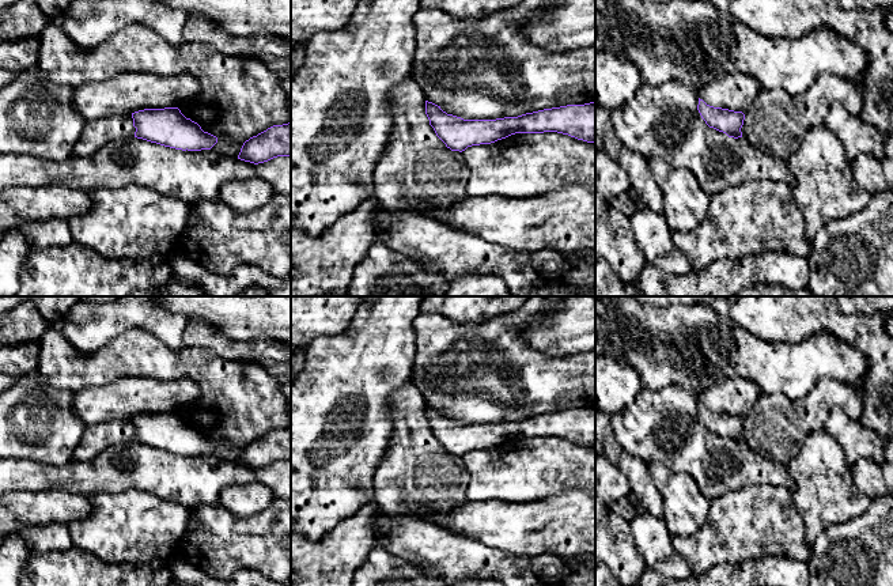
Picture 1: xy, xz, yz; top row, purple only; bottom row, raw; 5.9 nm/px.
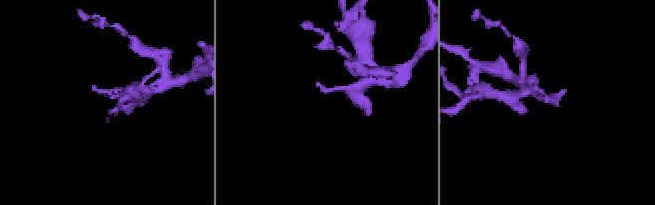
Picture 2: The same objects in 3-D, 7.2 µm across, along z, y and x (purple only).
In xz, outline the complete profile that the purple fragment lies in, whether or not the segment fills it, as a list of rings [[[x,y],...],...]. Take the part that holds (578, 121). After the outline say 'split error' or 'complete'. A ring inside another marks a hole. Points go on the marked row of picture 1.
[[[425,101],[425,114],[436,136],[451,151],[491,144],[515,133],[557,132],[595,143],[595,102],[567,105],[496,120],[463,120]]]; complete

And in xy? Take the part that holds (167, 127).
[[[178,107],[144,109],[132,113],[135,137],[182,151],[211,150],[217,137],[186,118]]]; complete

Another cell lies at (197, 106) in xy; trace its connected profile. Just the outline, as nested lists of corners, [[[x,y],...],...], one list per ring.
[[[50,19],[39,37],[37,69],[69,87],[122,73],[194,76],[201,90],[178,109],[217,137],[211,148],[238,158],[246,140],[273,125],[291,122],[290,97],[279,77],[256,56],[224,54],[212,45],[171,45],[141,23],[120,29],[92,50],[83,50]]]

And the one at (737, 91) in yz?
[[[738,72],[715,79],[696,92],[710,106],[745,113],[761,90],[754,77]]]

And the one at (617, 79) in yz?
[[[606,50],[595,53],[595,105],[609,111],[617,109],[633,98],[642,84],[640,71],[632,61]]]

